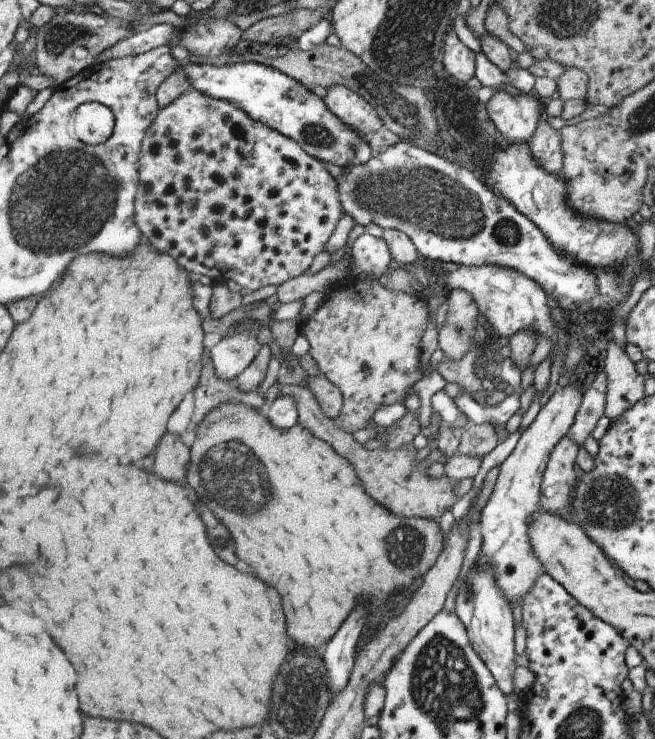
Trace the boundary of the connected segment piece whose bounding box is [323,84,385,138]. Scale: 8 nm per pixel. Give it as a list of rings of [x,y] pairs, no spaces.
[[[343,84],[331,86],[323,100],[329,104],[335,116],[339,116],[345,124],[353,126],[367,138],[371,138],[379,128],[385,126],[381,112],[369,100],[361,98]]]

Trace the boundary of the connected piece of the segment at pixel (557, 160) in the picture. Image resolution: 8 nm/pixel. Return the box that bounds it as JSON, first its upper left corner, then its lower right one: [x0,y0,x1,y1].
[529,116,563,174]

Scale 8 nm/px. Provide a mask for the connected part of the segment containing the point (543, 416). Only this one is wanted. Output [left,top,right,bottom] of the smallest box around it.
[475,380,583,602]

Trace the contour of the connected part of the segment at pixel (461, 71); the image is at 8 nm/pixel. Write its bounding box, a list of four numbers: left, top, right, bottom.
[441,30,477,82]

